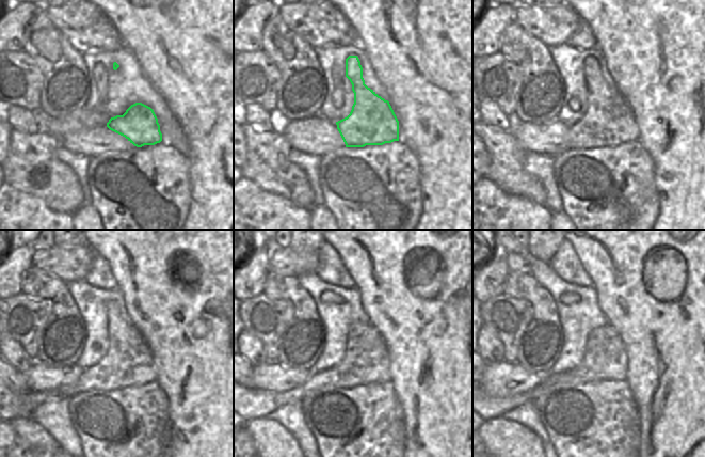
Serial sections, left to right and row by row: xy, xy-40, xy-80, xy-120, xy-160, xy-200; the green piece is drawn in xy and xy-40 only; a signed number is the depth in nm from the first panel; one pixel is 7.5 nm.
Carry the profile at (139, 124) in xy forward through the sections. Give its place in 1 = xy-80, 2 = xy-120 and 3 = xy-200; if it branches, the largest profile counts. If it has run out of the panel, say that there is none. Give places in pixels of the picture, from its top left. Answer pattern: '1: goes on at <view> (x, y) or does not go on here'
1: goes on at xy-80 (608, 122)
2: goes on at xy-120 (128, 362)
3: goes on at xy-200 (605, 358)

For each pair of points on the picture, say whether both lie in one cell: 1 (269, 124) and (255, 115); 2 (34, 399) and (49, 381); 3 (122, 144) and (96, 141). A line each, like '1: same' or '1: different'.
1: same
2: different
3: same

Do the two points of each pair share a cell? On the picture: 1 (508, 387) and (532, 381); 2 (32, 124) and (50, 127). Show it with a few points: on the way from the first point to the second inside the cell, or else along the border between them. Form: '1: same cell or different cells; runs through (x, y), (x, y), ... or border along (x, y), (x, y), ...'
1: same cell; runs through (514, 384), (526, 381)
2: different cells; border along (33, 111), (42, 128)

